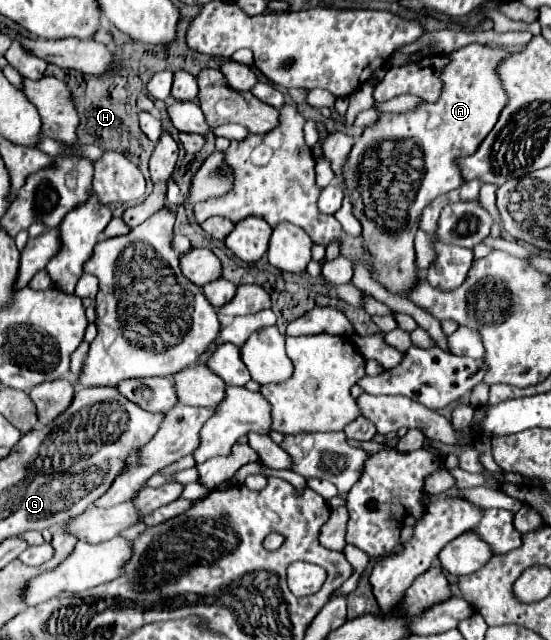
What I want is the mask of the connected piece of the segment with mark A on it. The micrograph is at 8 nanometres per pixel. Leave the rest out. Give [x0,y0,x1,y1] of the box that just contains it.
[344,44,510,298]

